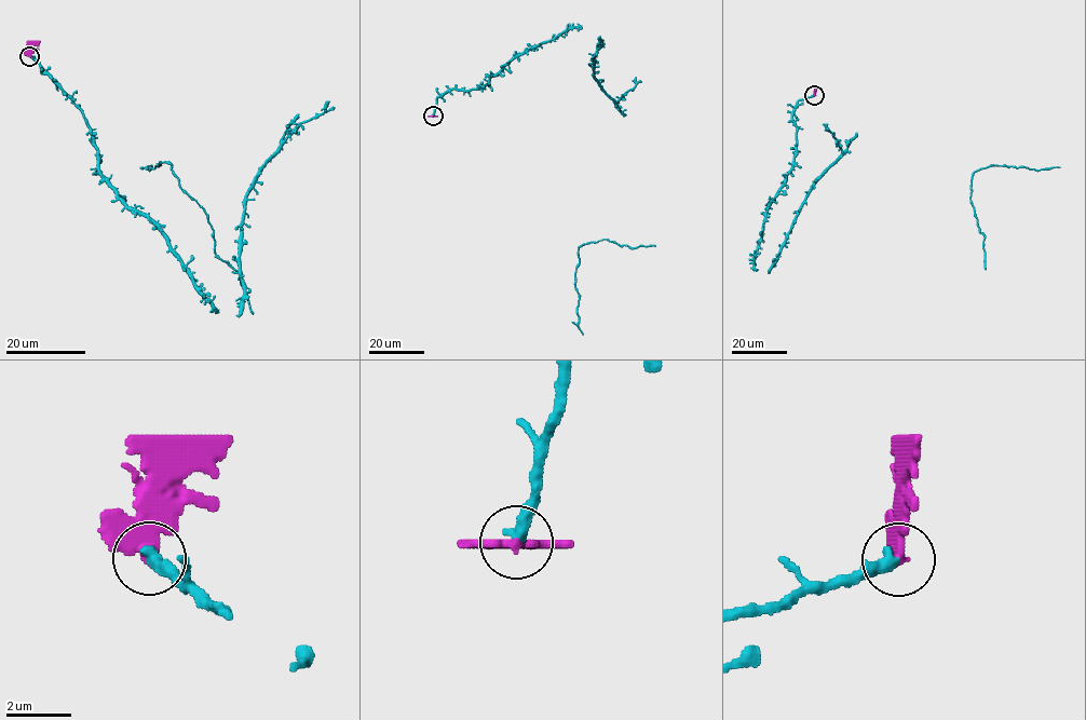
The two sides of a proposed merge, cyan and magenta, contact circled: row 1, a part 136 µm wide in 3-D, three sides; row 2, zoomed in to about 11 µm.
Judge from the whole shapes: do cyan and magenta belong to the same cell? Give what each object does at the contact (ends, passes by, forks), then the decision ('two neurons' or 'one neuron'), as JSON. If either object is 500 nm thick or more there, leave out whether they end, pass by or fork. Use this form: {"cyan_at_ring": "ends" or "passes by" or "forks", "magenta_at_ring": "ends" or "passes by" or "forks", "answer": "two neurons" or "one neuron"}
{"cyan_at_ring": "ends", "magenta_at_ring": "ends", "answer": "two neurons"}

